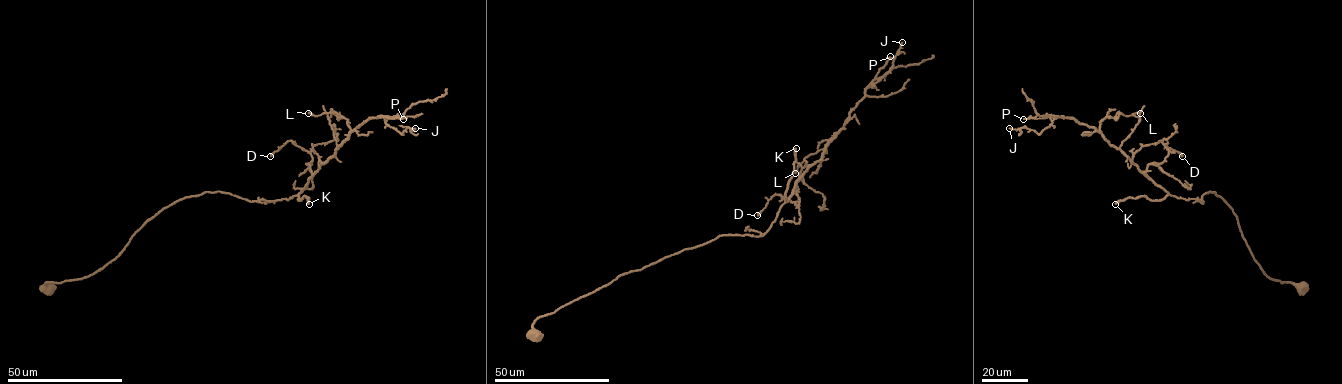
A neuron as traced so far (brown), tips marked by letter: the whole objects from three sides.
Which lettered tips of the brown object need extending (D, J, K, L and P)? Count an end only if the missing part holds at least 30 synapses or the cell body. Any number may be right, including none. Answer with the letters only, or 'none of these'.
K, P

